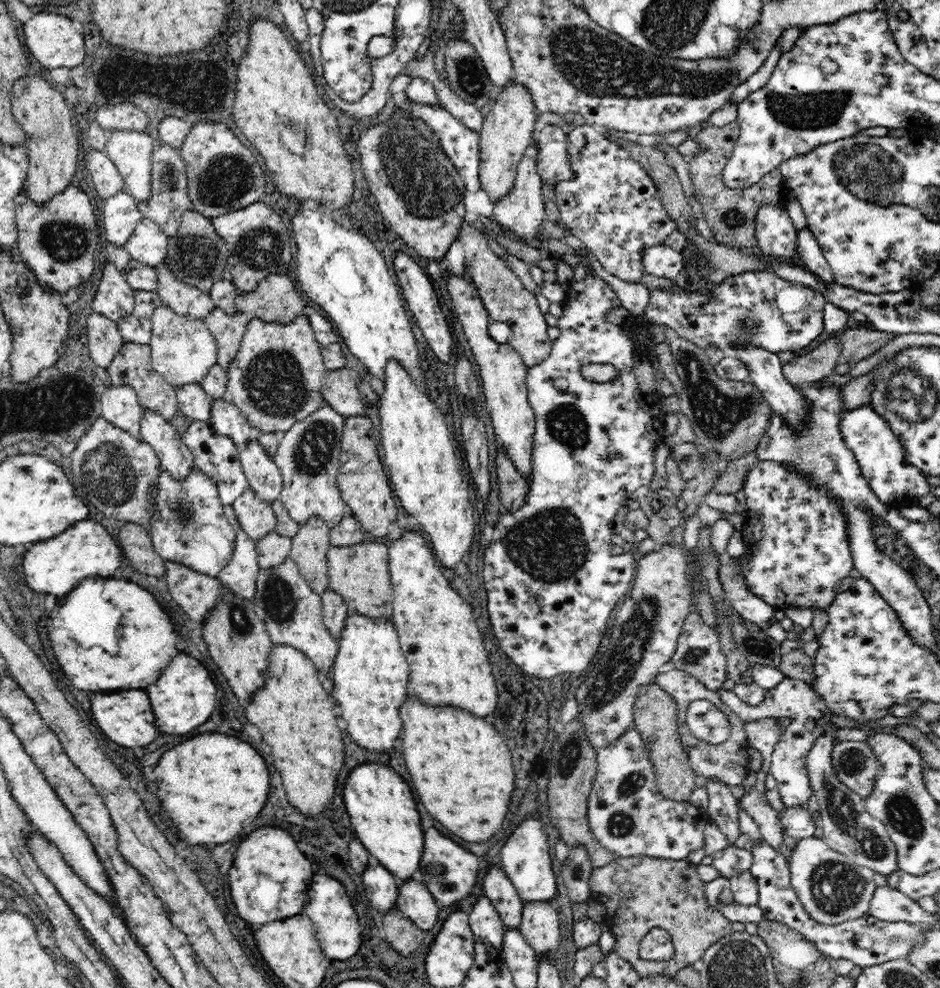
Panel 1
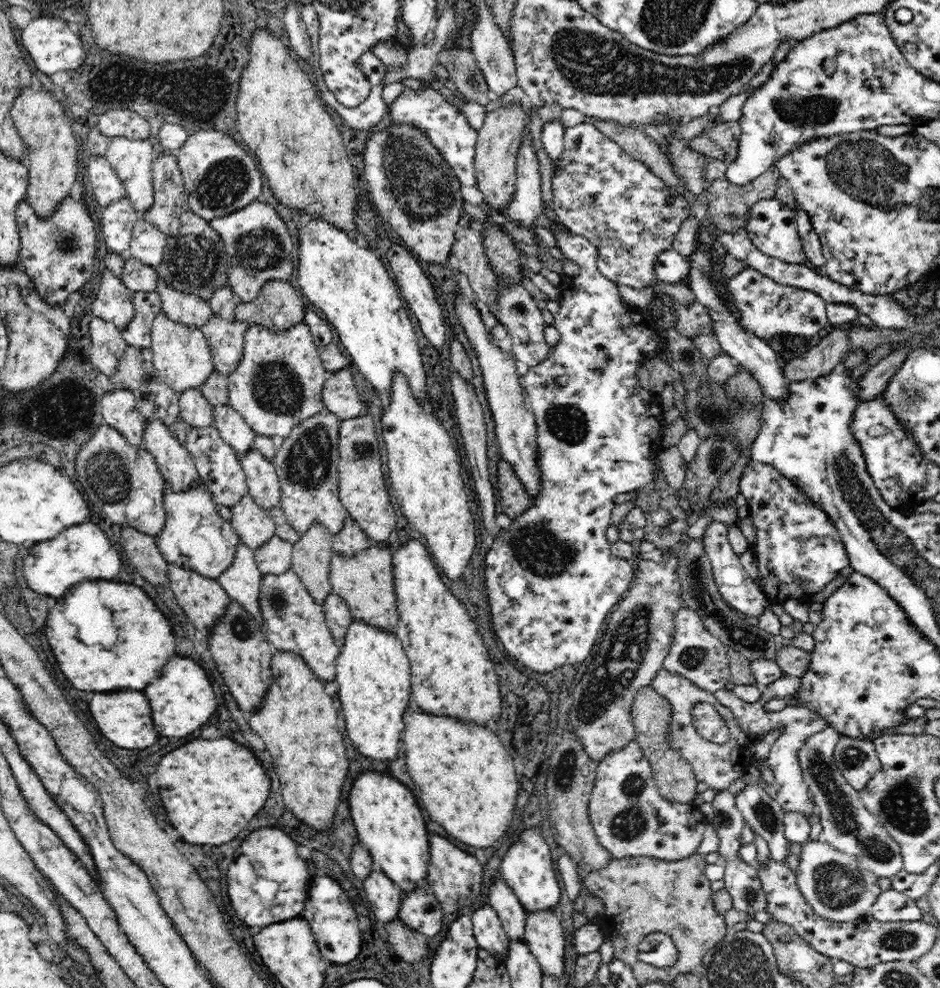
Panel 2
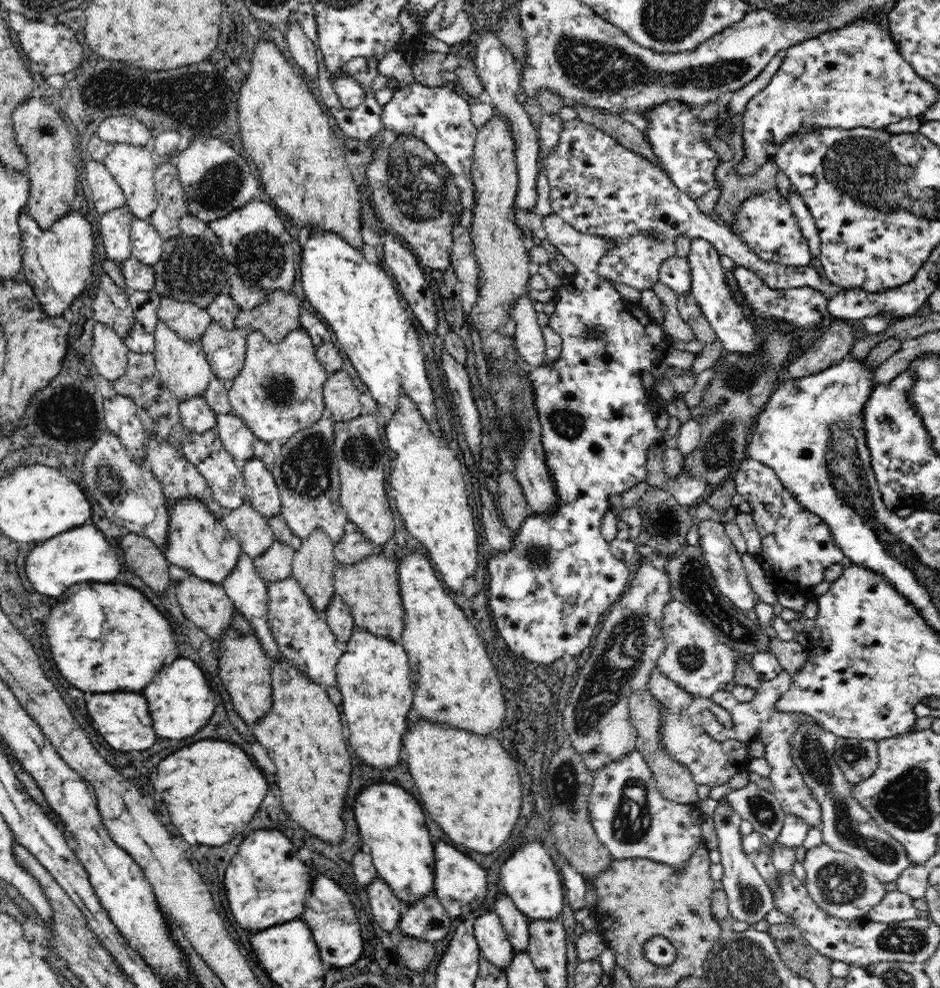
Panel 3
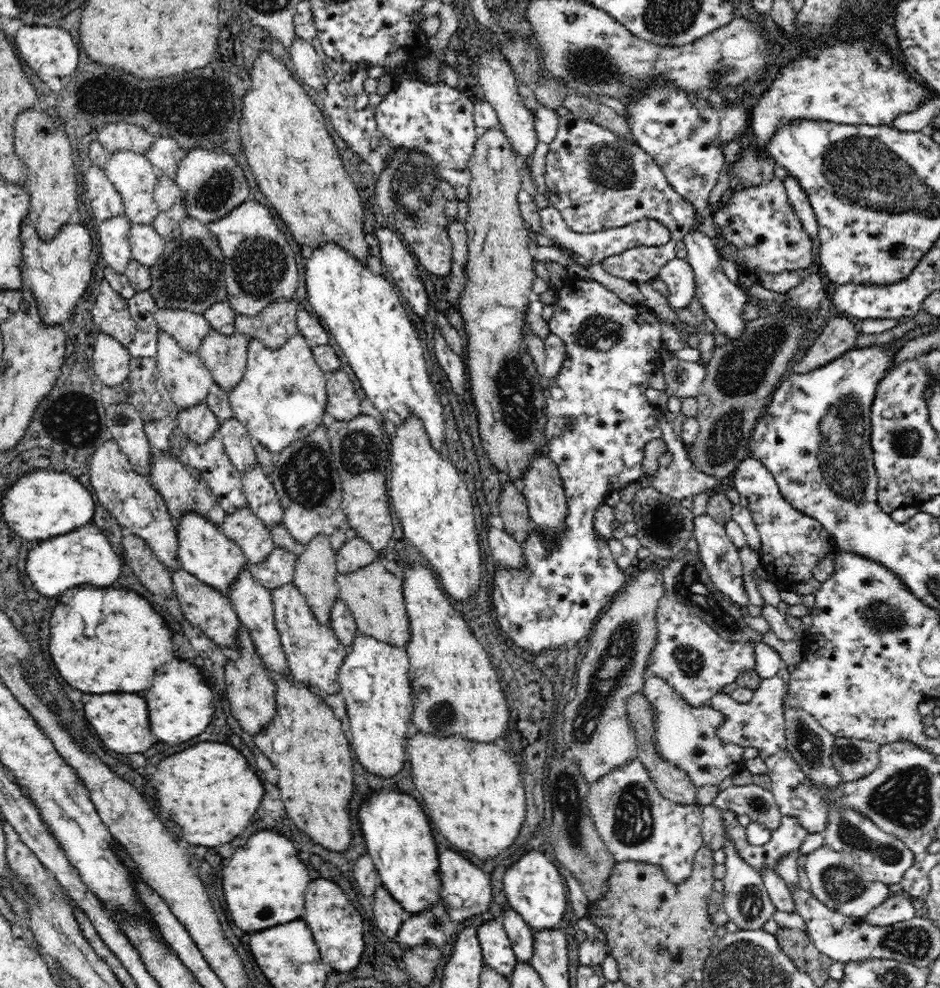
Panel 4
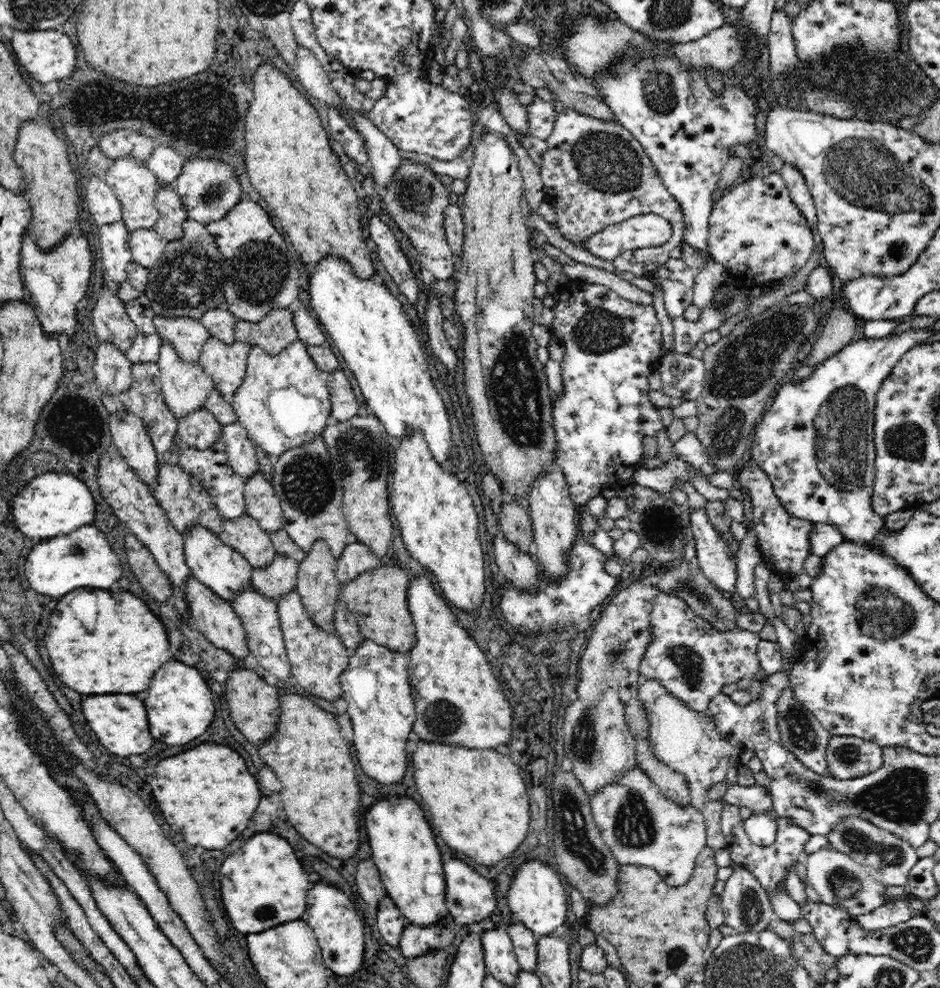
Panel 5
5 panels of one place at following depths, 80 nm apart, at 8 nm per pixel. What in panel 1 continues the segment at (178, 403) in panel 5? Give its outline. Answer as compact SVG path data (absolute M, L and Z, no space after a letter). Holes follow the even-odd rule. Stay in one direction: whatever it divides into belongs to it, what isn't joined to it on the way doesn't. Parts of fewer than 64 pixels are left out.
M162 303L155 308L151 318L151 363L174 388L190 383L200 383L206 373L217 364L216 339L206 327L205 319L192 315L178 315Z

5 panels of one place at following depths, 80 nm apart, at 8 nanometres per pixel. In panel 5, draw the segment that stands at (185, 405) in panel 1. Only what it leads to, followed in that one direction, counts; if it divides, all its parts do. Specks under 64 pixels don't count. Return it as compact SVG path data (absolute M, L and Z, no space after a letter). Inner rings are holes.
M206 407L199 408L191 415L183 416L177 420L177 431L181 440L186 441L190 447L198 450L212 448L219 440L222 427L218 419Z

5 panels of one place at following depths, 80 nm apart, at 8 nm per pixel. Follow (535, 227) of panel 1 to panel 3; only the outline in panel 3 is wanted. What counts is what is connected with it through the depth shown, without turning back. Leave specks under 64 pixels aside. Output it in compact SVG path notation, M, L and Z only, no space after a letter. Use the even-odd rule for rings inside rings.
M486 28L478 40L476 46L476 60L474 60L477 74L484 85L487 101L494 107L500 117L504 117L510 123L515 150L515 162L518 172L519 189L516 193L515 207L517 210L532 212L538 200L536 183L539 180L539 134L532 126L530 115L524 110L524 106L516 100L516 95L521 89L521 70L515 61L513 52L509 50L499 39L495 30Z

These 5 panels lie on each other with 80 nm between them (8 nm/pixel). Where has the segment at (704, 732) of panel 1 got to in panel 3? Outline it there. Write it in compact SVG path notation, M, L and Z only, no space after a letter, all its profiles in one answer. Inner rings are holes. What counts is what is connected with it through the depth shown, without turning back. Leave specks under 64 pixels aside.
M782 670L772 680L762 681L761 687L757 690L754 698L750 702L740 702L731 692L721 690L716 691L711 697L712 701L722 706L732 715L732 726L724 726L720 721L716 721L712 711L702 710L701 723L703 728L709 735L718 742L725 743L728 739L735 740L735 742L760 742L764 744L765 750L763 756L770 765L770 780L774 785L773 796L778 799L782 810L786 815L796 815L806 821L806 824L812 827L821 826L821 810L819 802L814 798L814 794L805 784L805 780L798 770L796 763L792 758L792 745L790 745L790 738L792 734L802 726L802 724L818 724L814 717L804 714L802 712L778 712L775 704L786 692L792 684L792 674L788 671Z

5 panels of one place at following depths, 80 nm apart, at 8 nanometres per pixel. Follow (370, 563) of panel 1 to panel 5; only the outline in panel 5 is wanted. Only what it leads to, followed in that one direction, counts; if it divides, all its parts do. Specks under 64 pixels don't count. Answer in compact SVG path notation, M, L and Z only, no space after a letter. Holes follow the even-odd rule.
M380 565L376 570L364 572L350 584L341 587L340 601L355 616L359 634L364 639L373 640L375 644L403 654L409 654L414 648L415 626L406 598L410 582L410 574L402 568Z

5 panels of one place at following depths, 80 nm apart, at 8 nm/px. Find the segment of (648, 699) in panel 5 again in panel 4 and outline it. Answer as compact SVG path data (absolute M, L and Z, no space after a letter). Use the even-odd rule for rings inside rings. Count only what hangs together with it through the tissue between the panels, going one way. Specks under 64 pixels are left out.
M647 675L642 686L644 697L654 709L654 742L660 757L686 771L696 790L706 784L719 785L728 776L733 776L744 765L744 747L725 743L718 735L717 728L724 722L724 715L708 705L694 707L674 691L666 680Z

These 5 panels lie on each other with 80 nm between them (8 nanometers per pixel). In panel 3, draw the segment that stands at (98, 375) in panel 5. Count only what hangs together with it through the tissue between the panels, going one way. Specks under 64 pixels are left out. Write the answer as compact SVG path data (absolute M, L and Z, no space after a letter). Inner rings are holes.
M95 322L93 332L91 358L96 372L102 374L102 378L115 381L126 370L128 345L110 327L100 322Z

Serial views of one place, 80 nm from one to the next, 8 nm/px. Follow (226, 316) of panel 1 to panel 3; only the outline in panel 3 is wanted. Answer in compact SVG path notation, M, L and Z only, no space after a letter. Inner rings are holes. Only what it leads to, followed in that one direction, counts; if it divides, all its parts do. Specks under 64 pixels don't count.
M213 320L200 338L213 376L222 379L228 386L245 363L246 339L250 334L244 327L231 329L227 330Z

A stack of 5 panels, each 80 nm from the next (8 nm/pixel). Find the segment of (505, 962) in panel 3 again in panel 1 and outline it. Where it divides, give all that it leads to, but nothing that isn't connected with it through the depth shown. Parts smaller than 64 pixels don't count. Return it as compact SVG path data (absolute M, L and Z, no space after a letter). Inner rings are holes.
M485 894L474 903L469 914L469 925L476 938L500 950L504 936L504 923L500 913Z

